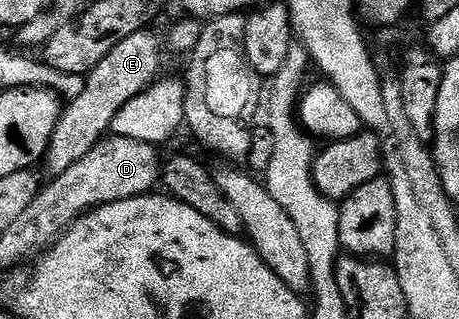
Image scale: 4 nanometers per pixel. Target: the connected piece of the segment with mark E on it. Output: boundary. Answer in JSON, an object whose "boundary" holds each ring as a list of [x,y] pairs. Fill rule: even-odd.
{"boundary":[[[146,28],[127,36],[127,40],[119,40],[119,44],[115,44],[115,48],[111,48],[111,52],[107,52],[107,56],[103,56],[103,60],[84,75],[85,89],[62,109],[61,119],[57,121],[45,150],[43,167],[49,176],[67,172],[71,164],[79,164],[79,160],[83,160],[83,156],[87,156],[87,152],[91,152],[91,148],[110,133],[112,120],[119,110],[162,77],[161,65],[165,58],[161,55],[161,38],[151,30]]]}

